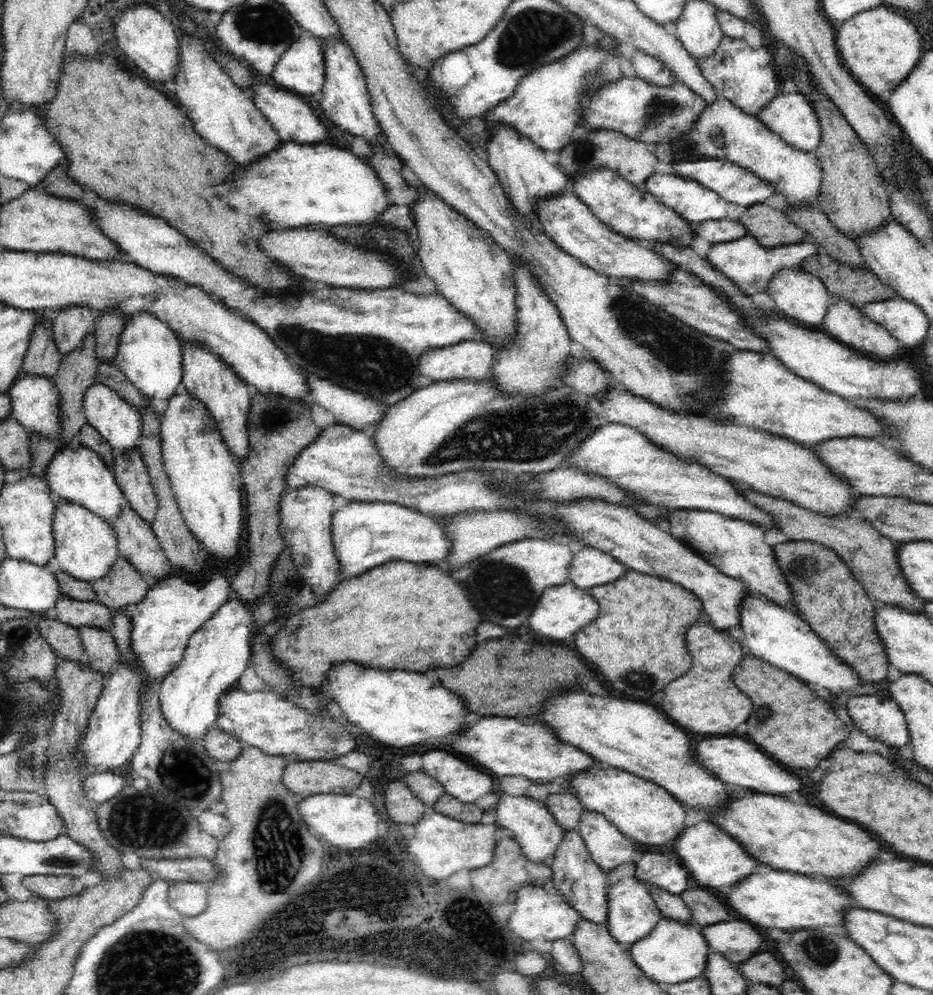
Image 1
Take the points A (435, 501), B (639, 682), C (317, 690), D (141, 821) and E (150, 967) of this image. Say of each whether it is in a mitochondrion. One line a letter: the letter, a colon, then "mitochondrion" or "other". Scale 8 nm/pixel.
A: other
B: mitochondrion
C: other
D: mitochondrion
E: mitochondrion

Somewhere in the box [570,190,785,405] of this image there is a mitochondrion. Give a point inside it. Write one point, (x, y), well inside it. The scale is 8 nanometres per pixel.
(625, 308)

